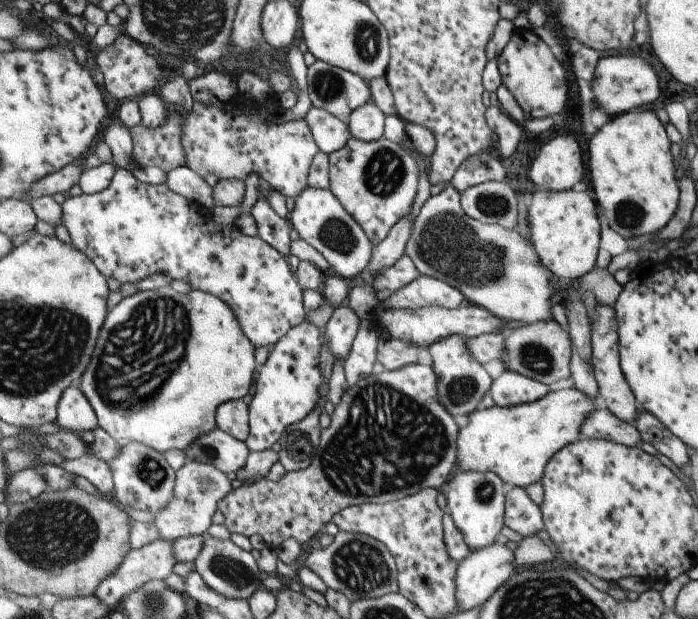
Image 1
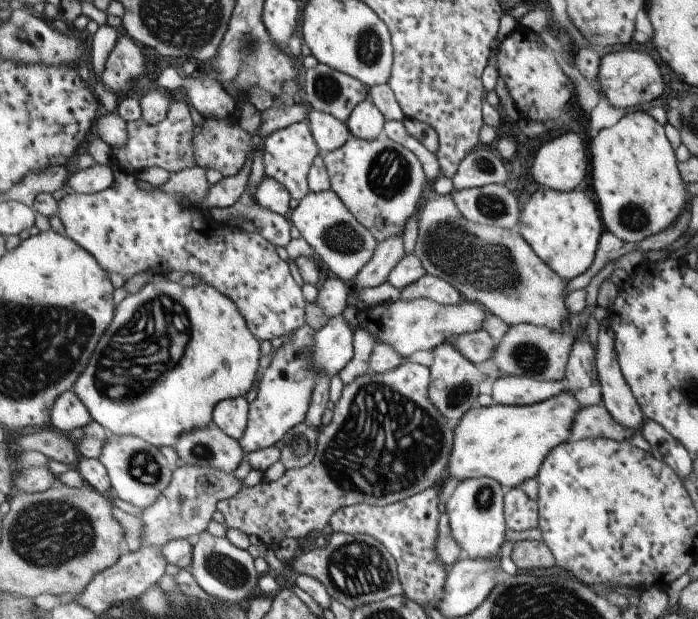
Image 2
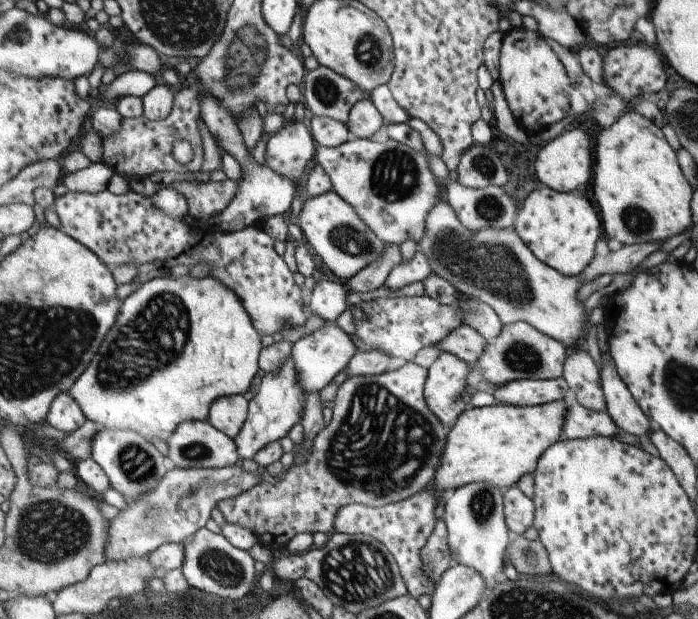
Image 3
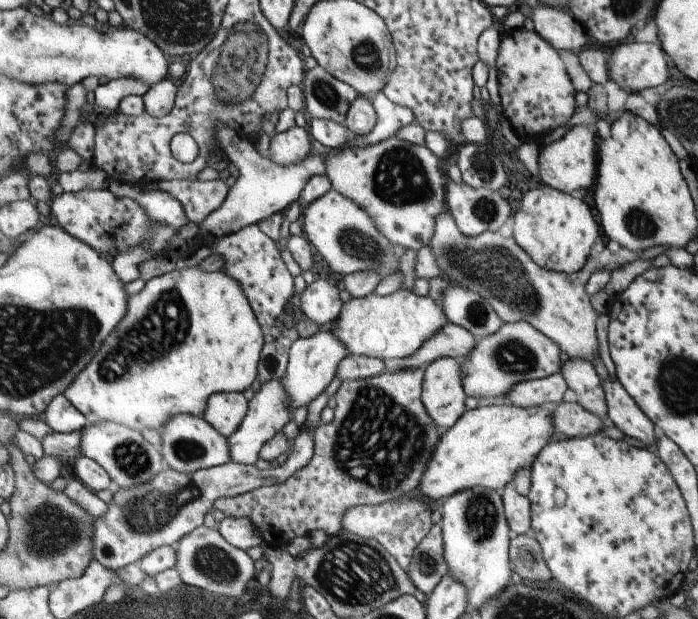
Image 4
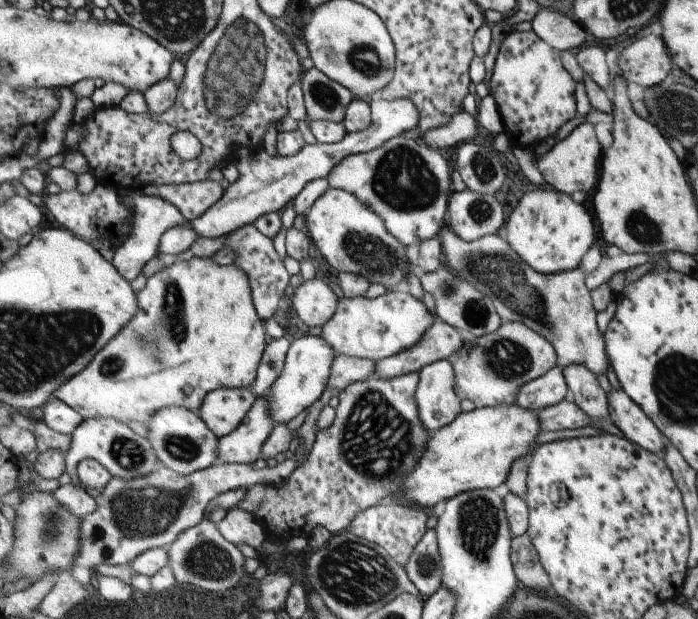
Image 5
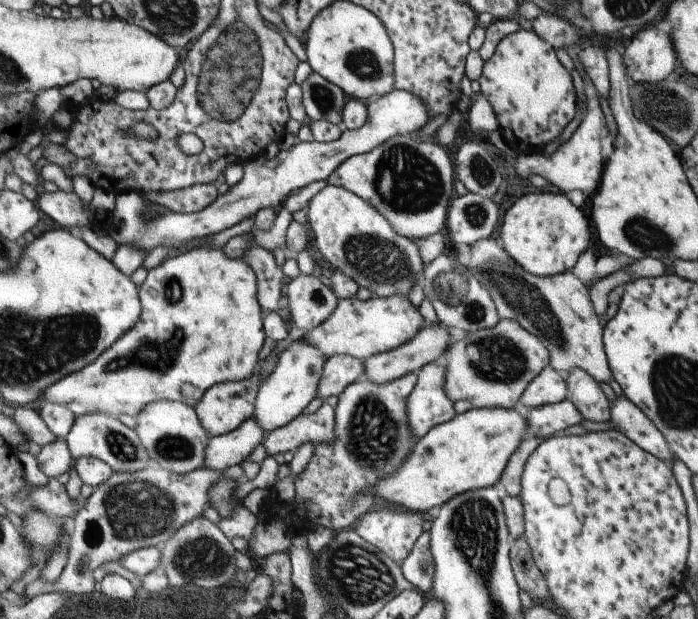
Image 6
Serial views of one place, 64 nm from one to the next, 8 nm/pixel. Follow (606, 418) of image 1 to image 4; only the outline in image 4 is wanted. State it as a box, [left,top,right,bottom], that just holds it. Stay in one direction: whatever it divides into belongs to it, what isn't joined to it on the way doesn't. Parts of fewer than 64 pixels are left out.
[553,402,605,438]

